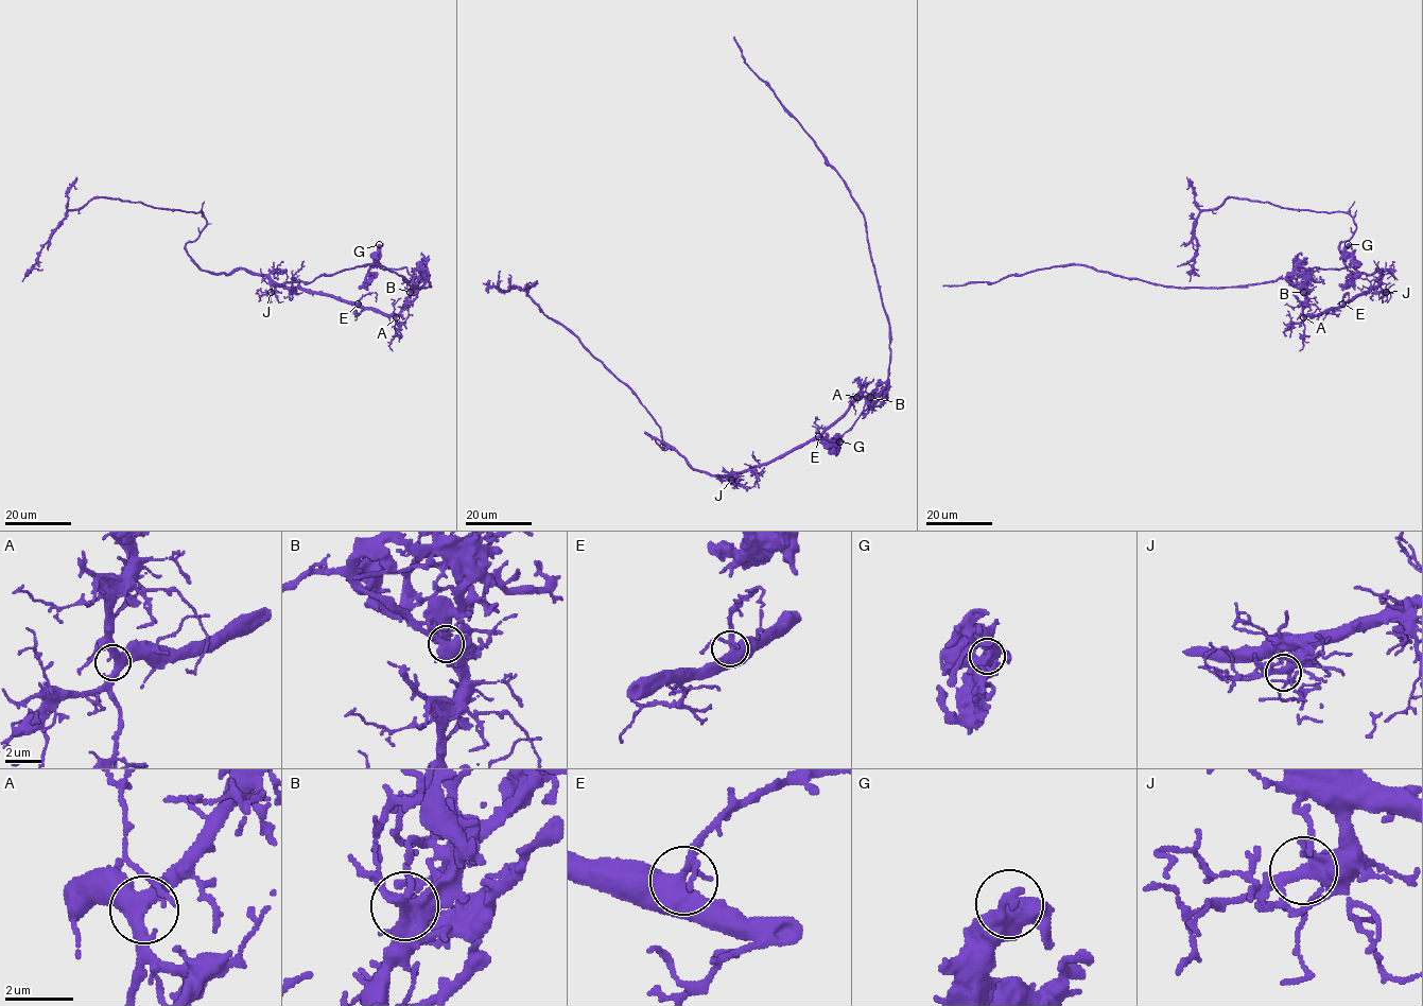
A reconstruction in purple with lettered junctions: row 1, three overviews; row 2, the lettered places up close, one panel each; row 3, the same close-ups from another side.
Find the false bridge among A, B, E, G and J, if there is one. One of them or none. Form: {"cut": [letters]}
{"cut": ["B"]}

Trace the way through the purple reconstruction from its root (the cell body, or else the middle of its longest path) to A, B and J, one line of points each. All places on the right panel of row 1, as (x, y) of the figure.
A: (1355, 297), (1319, 314), (1303, 317)
B: (1355, 297), (1319, 314), (1304, 315), (1303, 292)
J: (1355, 297), (1376, 285), (1386, 292)

